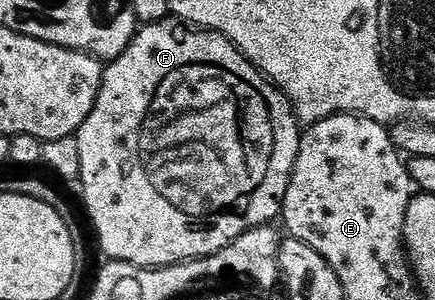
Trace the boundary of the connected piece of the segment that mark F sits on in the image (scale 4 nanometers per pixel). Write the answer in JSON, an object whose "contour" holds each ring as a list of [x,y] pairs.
{"contour":[[[176,19],[141,25],[127,51],[104,66],[95,107],[75,135],[81,164],[79,188],[85,196],[85,209],[89,212],[89,221],[97,232],[102,251],[109,256],[110,262],[122,261],[137,265],[140,269],[162,269],[168,265],[198,261],[200,257],[215,255],[247,231],[268,226],[273,220],[276,222],[280,218],[281,204],[287,195],[295,159],[299,155],[302,132],[297,114],[293,112],[293,103],[223,35],[190,27]]]}

